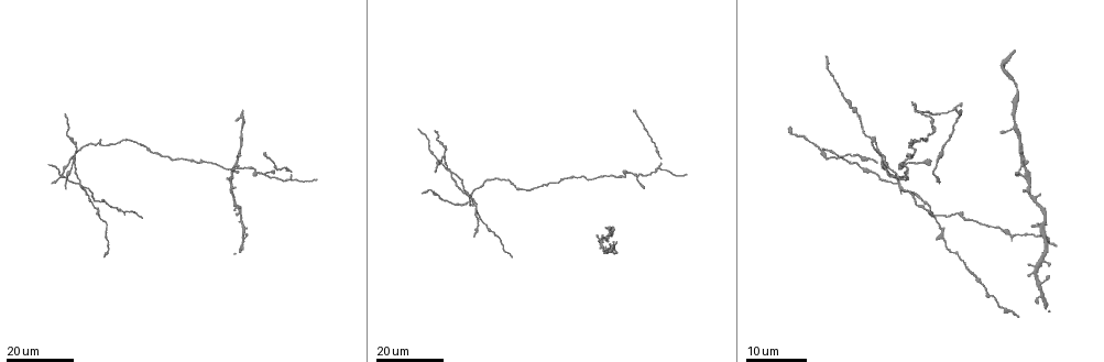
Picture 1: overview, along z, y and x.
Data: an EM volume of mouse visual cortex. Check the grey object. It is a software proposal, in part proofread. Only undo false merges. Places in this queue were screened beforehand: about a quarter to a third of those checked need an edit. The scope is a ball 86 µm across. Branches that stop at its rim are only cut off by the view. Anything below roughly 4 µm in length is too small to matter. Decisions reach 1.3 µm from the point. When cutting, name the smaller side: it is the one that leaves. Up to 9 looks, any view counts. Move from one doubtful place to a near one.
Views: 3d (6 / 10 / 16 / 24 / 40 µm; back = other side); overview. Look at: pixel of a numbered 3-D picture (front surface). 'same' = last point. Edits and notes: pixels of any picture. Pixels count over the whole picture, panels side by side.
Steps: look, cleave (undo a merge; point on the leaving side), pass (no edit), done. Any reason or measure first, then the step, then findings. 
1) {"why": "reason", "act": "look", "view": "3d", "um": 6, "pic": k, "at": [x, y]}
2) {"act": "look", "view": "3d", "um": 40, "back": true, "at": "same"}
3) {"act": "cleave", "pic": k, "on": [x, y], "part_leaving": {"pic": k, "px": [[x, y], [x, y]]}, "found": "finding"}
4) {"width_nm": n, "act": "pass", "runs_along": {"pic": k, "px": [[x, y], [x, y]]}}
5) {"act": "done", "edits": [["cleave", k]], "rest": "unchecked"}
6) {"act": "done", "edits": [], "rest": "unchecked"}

{"why": "thin arm on a thick one", "act": "look", "view": "3d", "um": 24, "pic": 1, "at": [290, 181]}

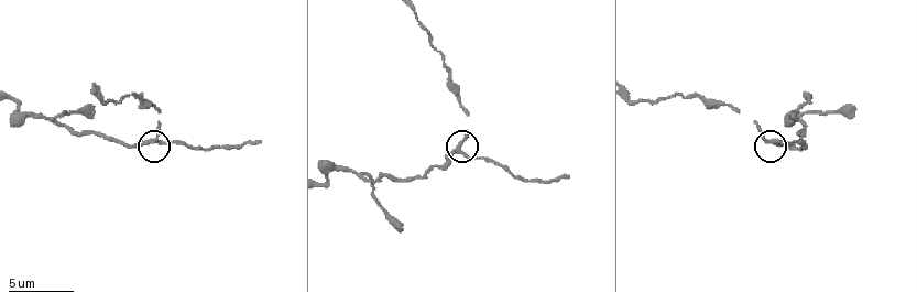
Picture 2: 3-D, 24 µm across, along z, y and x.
{"act": "look", "view": "3d", "um": 10, "pic": 2, "at": [771, 143]}

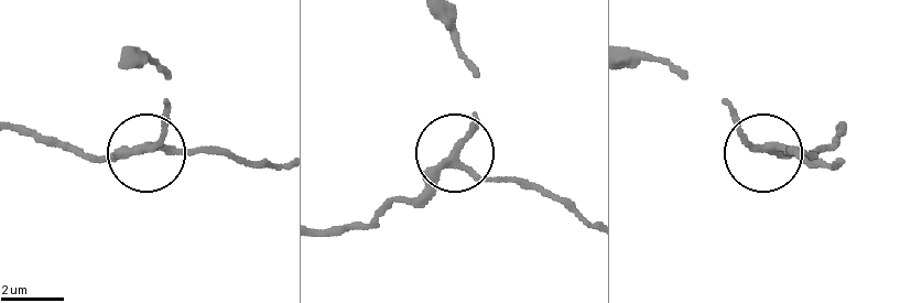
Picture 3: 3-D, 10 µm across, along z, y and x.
{"width_nm": 210, "act": "pass", "runs_along": {"pic": 3, "px": [[318, 228], [366, 226], [453, 154], [484, 179], [537, 186]]}, "found": "continuous, no second neuron"}

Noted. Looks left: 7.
{"why": "a fork", "act": "look", "view": "3d", "um": 10, "pic": 2, "at": [364, 179]}

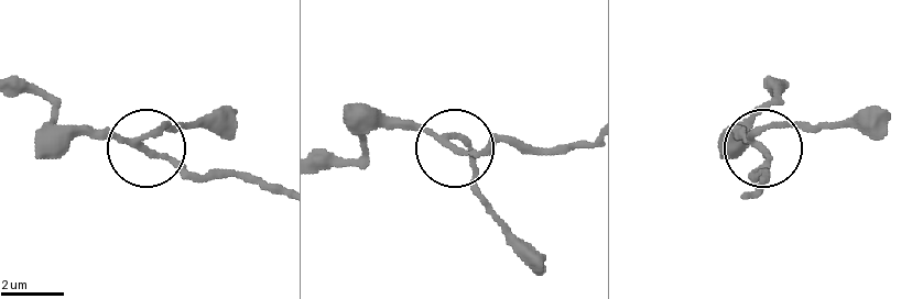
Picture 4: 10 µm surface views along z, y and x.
{"side_arm_um": 6, "act": "pass", "runs_along": {"pic": 4, "px": [[14, 81], [45, 91], [69, 129], [149, 139], [201, 123]]}, "found": "continuous, no second neuron"}

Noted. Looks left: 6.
{"why": "branch point", "act": "look", "view": "3d", "um": 24, "pic": 1, "at": [238, 152]}

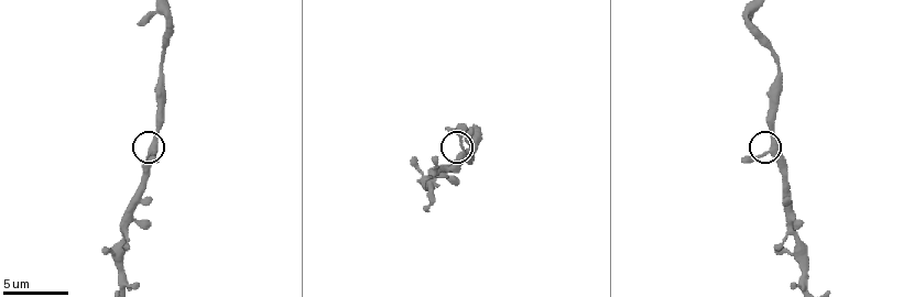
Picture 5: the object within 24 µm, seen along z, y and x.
{"act": "look", "view": "3d", "um": 6, "pic": 5, "at": [152, 147]}

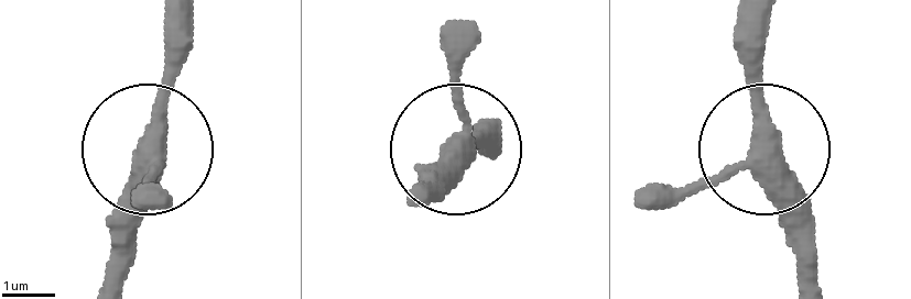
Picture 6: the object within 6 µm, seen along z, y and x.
{"why": "other side", "act": "look", "view": "3d", "um": 6, "back": true, "pic": 6, "at": [773, 152]}

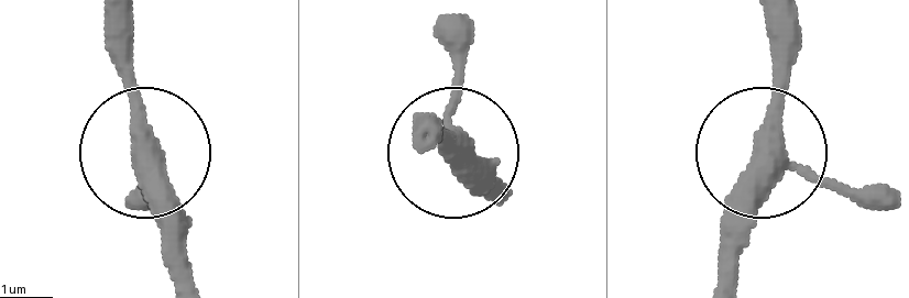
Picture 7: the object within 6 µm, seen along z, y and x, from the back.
{"width_nm": 370, "act": "pass", "found": "continuous, no second neuron"}

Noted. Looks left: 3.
{"why": "branch point", "act": "look", "view": "3d", "um": 16, "pic": 1, "at": [901, 189]}

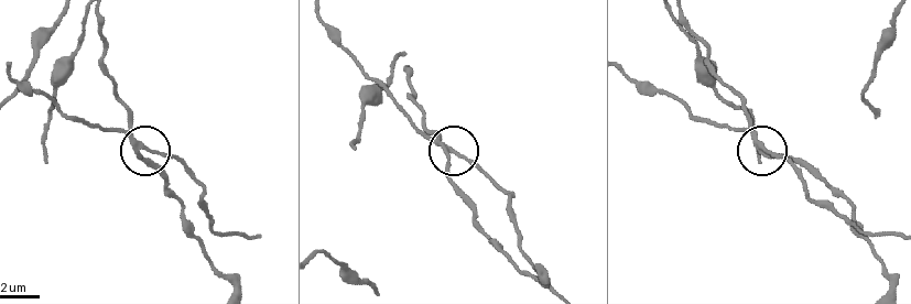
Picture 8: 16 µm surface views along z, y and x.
{"why": "closer look", "act": "look", "view": "3d", "um": 10, "pic": 8, "at": [762, 148]}

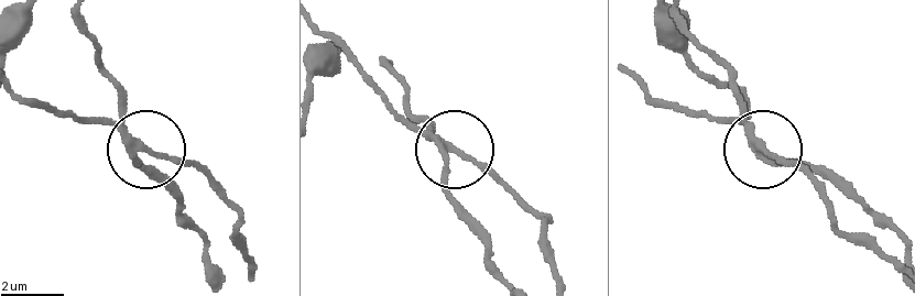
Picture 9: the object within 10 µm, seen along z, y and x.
{"width_nm": 200, "act": "cleave", "pic": 9, "on": [87, 122], "part_leaving": {"pic": 9, "px": [[439, 141], [500, 173], [544, 218], [555, 283]]}, "found": "two neurons meet here"}

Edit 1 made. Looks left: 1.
{"act": "done", "edits": [["cleave", 9]], "rest": "unchecked"}

